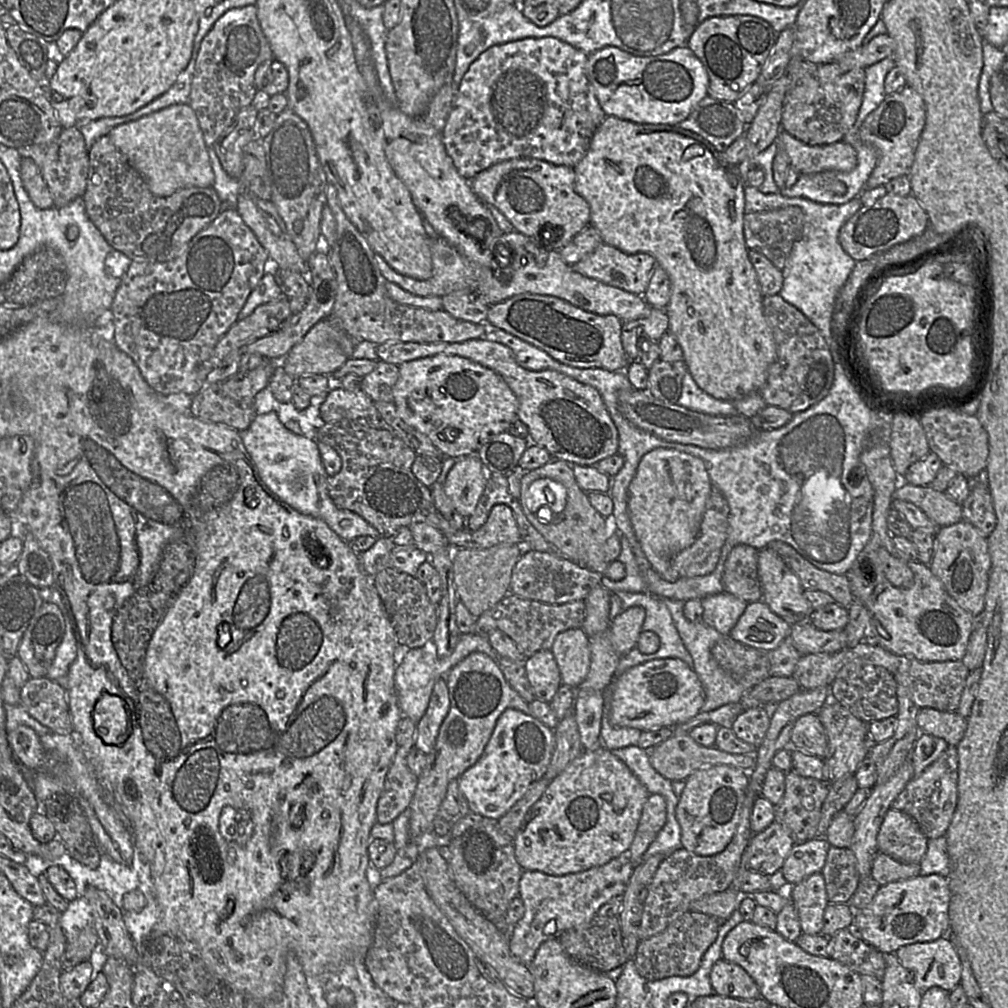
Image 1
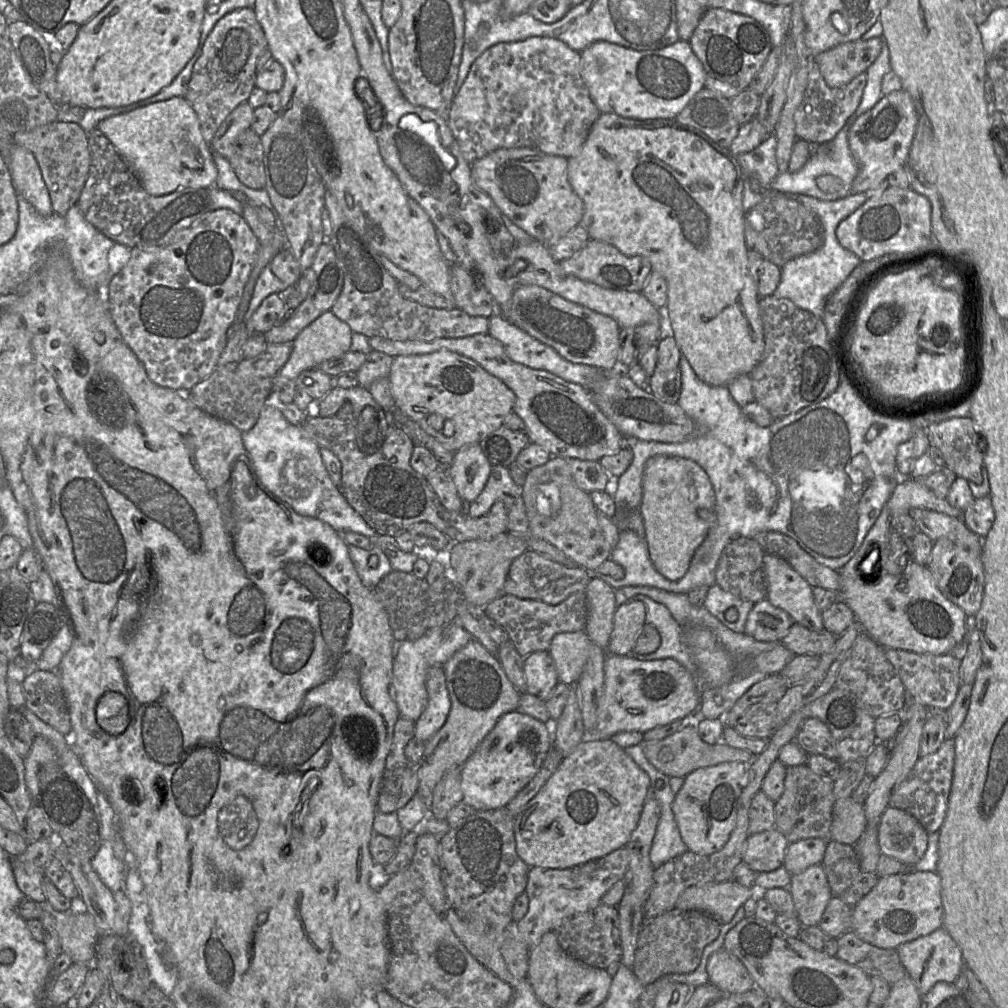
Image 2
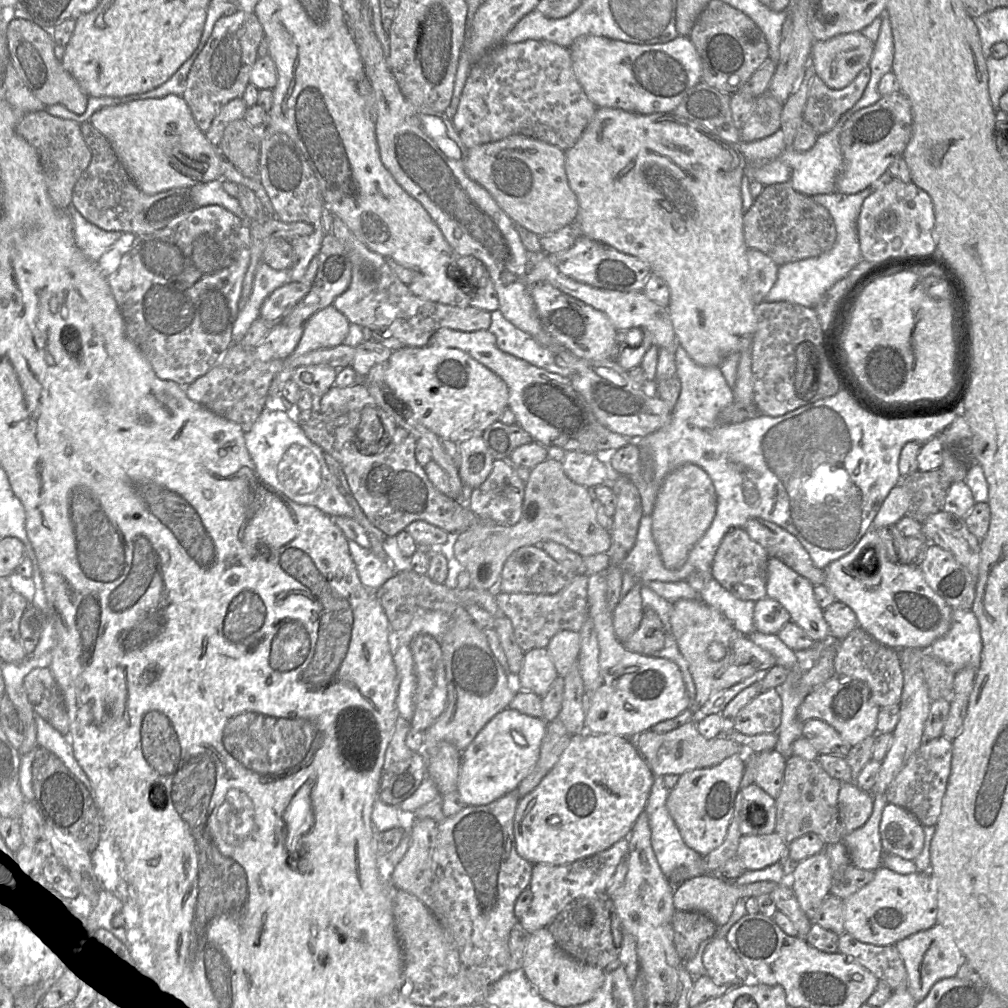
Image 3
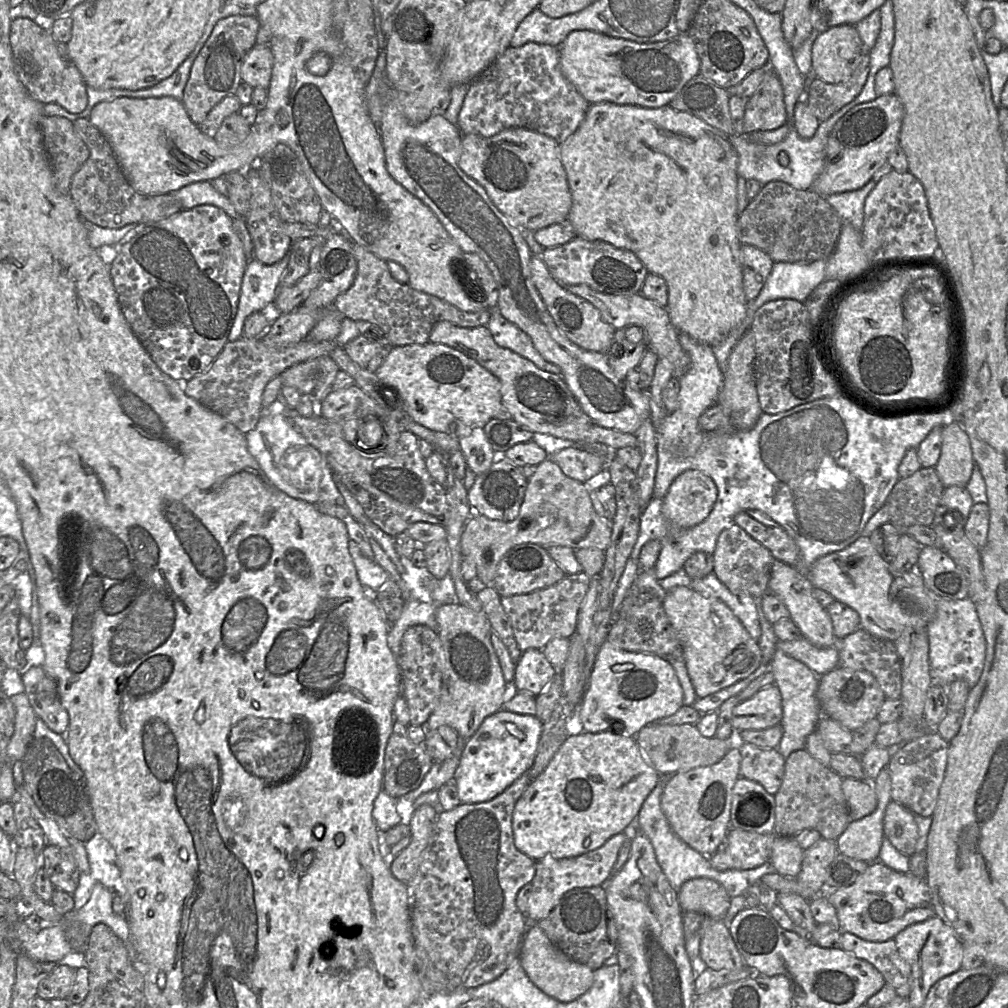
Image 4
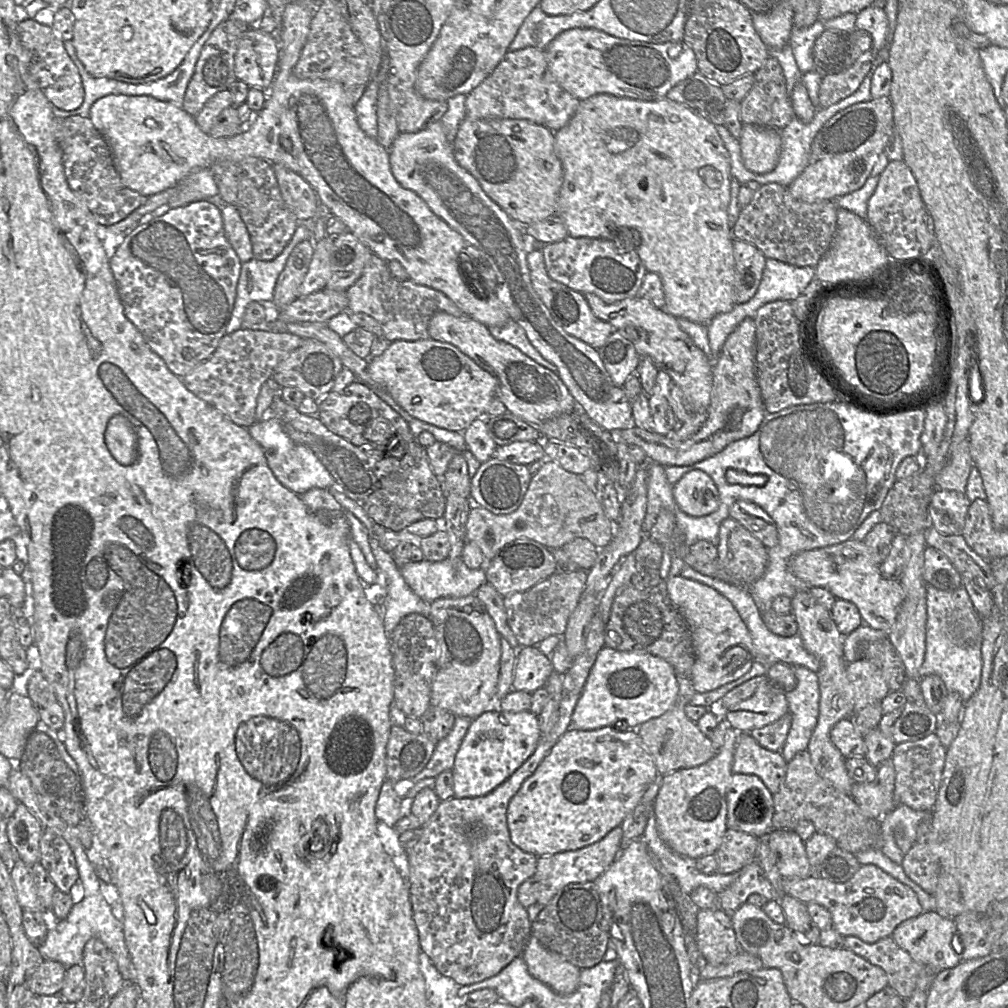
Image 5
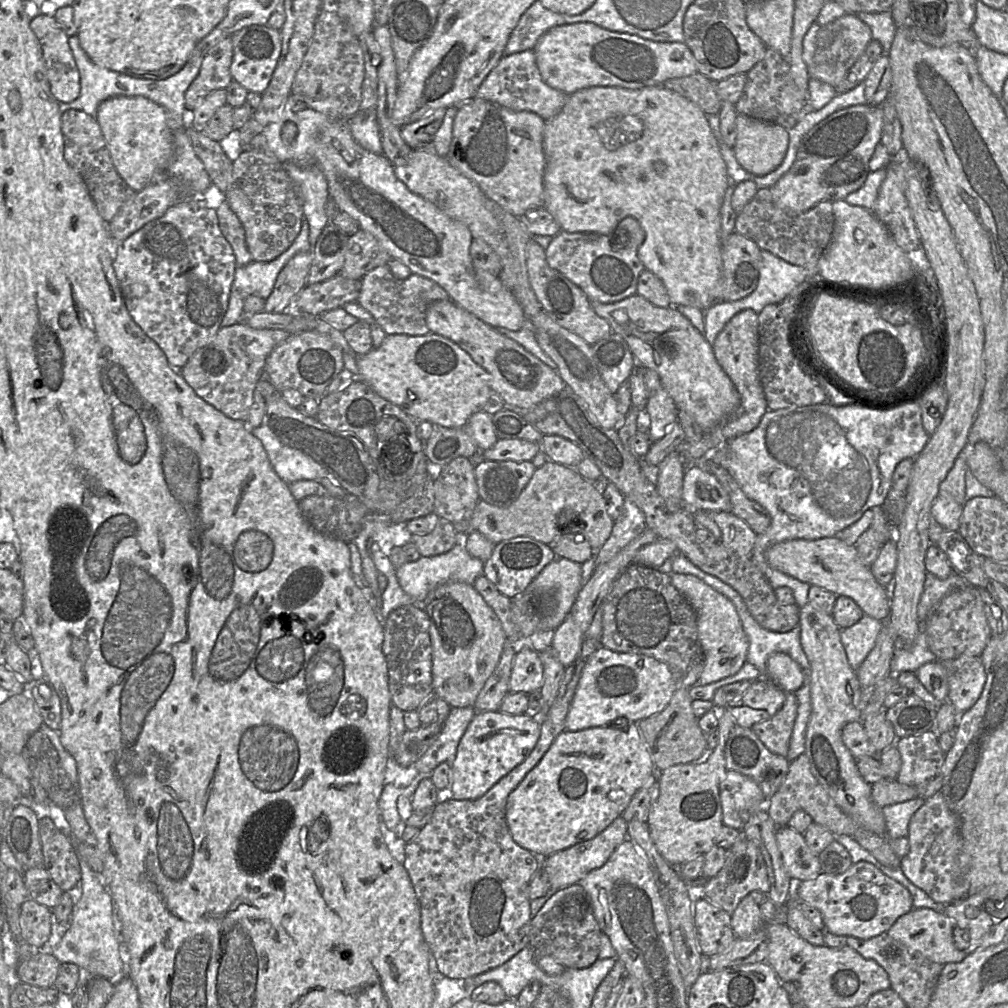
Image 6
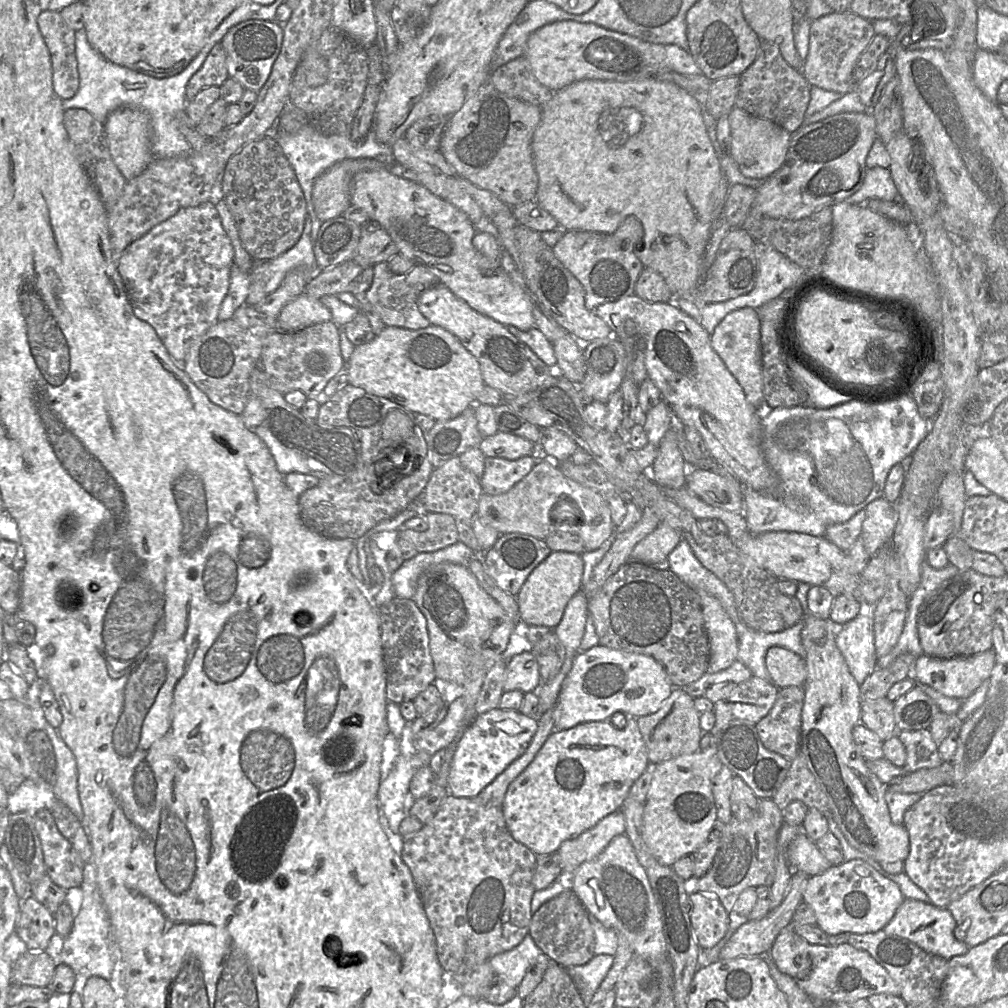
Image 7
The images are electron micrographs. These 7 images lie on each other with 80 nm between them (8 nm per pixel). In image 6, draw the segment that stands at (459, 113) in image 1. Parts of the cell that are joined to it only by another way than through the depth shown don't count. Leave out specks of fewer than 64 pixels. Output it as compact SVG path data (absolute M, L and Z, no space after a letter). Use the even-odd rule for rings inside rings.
M533 50L503 55L498 64L479 86L475 97L482 98L513 111L529 111L549 120L565 105L569 95L551 88L541 78Z

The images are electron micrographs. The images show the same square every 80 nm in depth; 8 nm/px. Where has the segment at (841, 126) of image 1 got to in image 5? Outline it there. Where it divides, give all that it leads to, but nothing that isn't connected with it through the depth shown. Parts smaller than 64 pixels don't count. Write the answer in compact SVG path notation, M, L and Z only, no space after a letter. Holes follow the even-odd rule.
M872 49L864 52L855 63L840 72L823 73L819 87L819 109L827 108L854 94L876 60Z

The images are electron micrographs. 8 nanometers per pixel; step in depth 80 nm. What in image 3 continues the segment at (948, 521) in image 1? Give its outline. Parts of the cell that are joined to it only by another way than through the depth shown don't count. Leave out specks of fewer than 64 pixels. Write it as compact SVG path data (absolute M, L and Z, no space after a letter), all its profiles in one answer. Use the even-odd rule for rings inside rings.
M895 486L884 500L879 512L872 522L872 528L895 525L909 510L911 492L904 486Z

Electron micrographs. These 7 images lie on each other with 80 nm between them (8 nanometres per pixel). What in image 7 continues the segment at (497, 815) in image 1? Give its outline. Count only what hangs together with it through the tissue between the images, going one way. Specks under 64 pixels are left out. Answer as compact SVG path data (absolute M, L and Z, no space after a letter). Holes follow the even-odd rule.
M499 708L476 715L464 731L454 751L447 779L449 794L454 797L477 796L511 763L524 754L537 731L537 719L519 711Z

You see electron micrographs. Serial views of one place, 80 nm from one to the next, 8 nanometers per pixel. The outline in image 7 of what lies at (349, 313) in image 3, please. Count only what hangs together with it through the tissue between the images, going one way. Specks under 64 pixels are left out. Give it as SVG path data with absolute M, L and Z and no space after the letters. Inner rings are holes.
M387 262L375 264L373 271L373 281L365 292L365 295L379 314L385 326L419 330L431 325L418 308L418 298L424 290L439 283L439 280L434 275L422 266L413 266L405 274L395 274L389 269Z

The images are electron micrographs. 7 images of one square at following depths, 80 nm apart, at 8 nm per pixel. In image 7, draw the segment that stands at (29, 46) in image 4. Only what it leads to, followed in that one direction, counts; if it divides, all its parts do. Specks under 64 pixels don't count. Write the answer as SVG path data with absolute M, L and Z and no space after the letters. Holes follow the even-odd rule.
M48 9L40 12L37 17L37 24L51 57L53 89L61 99L70 99L79 88L75 31L65 23L59 12Z

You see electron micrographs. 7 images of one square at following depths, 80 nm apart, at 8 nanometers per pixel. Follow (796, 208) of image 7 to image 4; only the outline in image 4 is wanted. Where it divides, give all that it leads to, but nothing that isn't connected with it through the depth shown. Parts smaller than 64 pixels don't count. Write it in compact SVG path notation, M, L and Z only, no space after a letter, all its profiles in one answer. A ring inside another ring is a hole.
M894 94L878 96L849 110L834 125L826 144L826 163L809 190L822 197L854 191L870 181L899 145L904 106Z

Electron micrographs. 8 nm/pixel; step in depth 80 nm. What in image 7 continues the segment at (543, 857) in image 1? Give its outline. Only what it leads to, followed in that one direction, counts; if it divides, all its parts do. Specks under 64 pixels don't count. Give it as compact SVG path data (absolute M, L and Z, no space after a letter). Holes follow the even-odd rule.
M627 716L627 724L622 729L615 728L609 720L592 721L579 724L568 730L554 731L545 741L534 760L528 767L509 785L505 794L503 803L503 815L506 827L515 841L524 845L536 856L547 856L555 853L561 845L574 839L585 831L594 827L600 820L609 814L622 809L624 801L629 796L630 789L634 782L643 774L649 767L650 762L647 756L646 746L640 730L637 725L637 720L631 716Z

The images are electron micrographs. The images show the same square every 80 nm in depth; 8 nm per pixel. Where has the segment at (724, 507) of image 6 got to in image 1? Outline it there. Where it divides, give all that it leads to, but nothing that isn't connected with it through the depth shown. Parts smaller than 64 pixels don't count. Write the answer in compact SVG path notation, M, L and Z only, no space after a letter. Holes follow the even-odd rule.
M656 448L639 462L628 487L628 513L651 567L665 580L680 578L672 568L675 555L690 547L699 535L712 483L701 459L674 449Z

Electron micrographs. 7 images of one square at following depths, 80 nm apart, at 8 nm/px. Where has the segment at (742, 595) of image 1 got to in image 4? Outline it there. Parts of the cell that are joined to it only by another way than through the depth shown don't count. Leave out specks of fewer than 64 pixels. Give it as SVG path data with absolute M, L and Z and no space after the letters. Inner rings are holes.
M733 523L721 532L713 553L713 572L734 594L762 598L768 593L768 582L775 561L769 550Z

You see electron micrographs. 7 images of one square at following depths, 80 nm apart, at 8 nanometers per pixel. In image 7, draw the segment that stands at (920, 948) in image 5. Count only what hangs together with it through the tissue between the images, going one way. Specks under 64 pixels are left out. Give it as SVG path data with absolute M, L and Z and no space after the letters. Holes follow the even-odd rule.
M905 898L893 918L882 929L887 934L906 938L928 953L941 956L947 960L967 953L969 947L964 941L954 936L956 921L946 907L937 907L932 903Z

